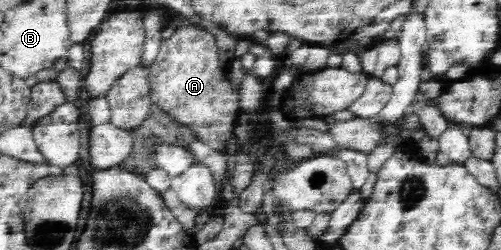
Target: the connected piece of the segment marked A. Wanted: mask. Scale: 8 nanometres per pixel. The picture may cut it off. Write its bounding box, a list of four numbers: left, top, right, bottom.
[148,19,241,153]

